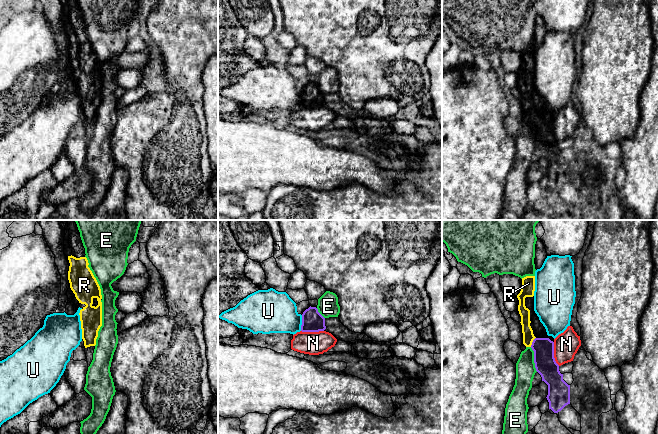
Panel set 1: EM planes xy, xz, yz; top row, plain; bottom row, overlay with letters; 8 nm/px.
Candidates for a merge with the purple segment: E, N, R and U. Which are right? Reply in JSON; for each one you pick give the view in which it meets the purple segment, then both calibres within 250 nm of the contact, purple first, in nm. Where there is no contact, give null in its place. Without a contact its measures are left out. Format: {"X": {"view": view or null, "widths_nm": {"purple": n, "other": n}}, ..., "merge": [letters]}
{"R": {"view": "yz", "widths_nm": {"purple": 170, "other": 90}}, "merge": ["R"]}

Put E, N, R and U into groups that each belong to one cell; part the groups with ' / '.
E / N / R / U

